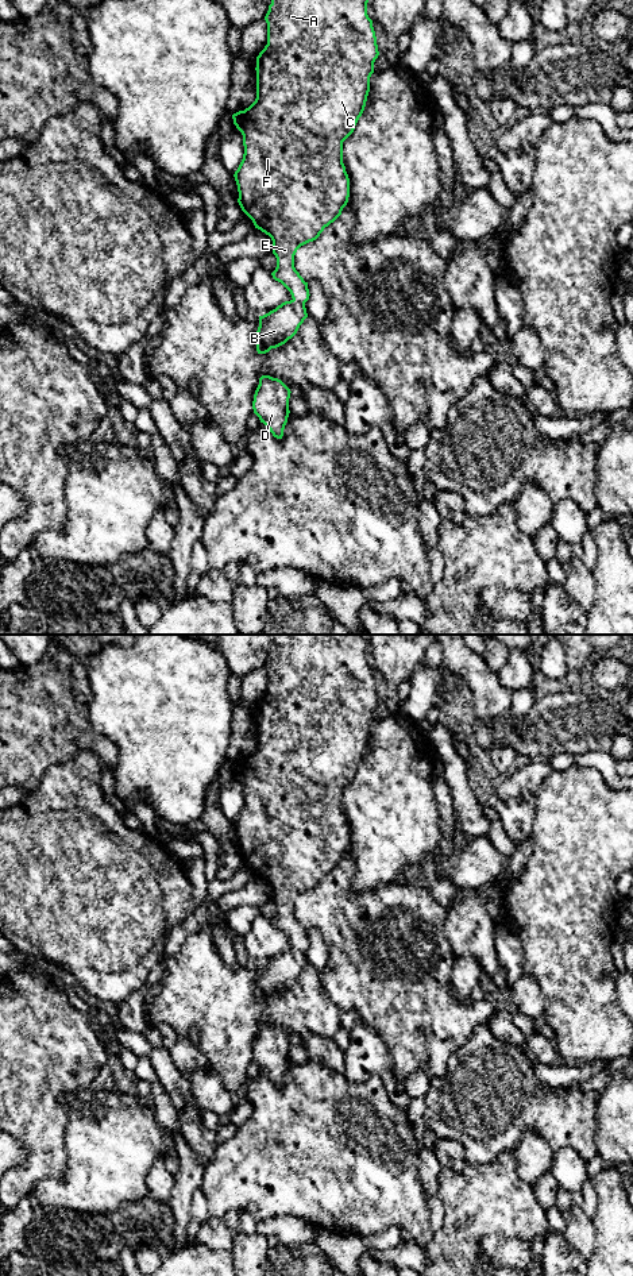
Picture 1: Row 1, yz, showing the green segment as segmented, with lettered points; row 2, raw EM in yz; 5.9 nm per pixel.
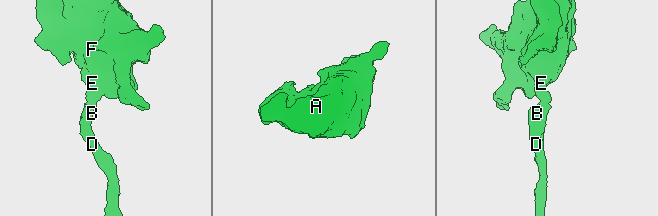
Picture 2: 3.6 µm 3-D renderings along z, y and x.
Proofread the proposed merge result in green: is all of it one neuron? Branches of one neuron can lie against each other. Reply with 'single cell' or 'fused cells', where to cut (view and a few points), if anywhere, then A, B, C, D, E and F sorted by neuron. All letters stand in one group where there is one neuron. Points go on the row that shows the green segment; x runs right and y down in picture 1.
single cell; no cut; A B C D E F

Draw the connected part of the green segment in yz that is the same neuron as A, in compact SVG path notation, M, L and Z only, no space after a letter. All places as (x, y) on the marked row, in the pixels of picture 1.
M271 0L265 16L267 23L267 45L256 57L256 99L248 108L232 115L233 124L243 135L244 146L243 159L233 174L239 192L238 203L242 211L252 220L255 228L271 238L273 254L277 258L277 267L271 275L292 294L290 301L285 301L269 313L259 316L259 327L256 331L258 354L266 354L271 348L285 344L297 334L300 325L308 317L305 302L309 300L310 294L308 282L304 281L294 267L294 255L301 246L316 240L324 228L341 215L343 208L348 203L350 178L343 163L343 142L354 132L364 111L370 92L370 77L374 73L374 62L379 55L373 20L367 15L367 3L368 0Z

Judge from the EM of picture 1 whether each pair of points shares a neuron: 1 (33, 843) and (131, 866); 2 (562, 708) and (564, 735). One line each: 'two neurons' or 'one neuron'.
1: one neuron
2: one neuron

